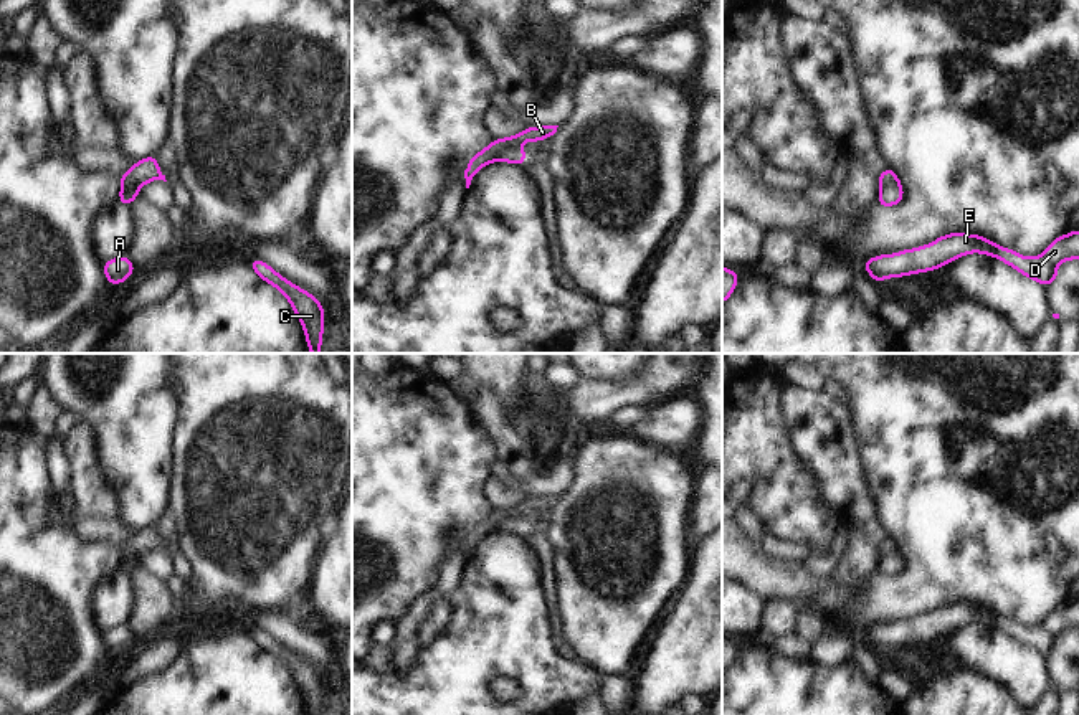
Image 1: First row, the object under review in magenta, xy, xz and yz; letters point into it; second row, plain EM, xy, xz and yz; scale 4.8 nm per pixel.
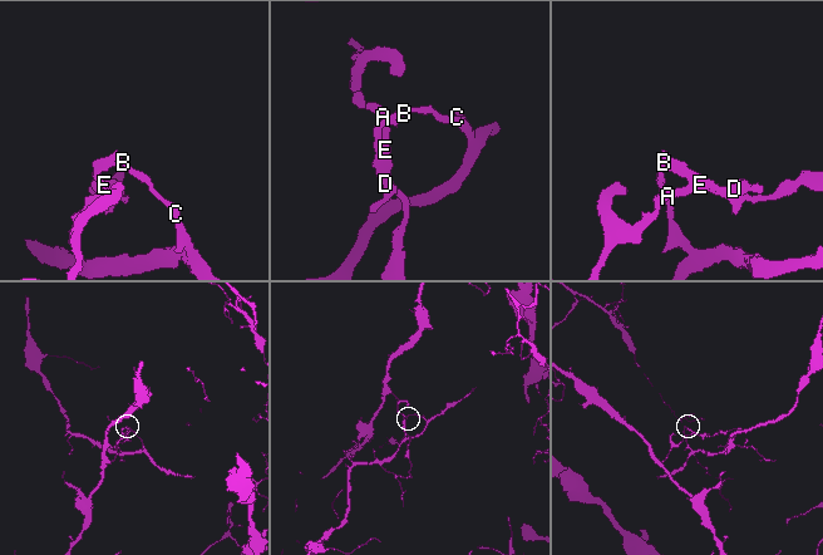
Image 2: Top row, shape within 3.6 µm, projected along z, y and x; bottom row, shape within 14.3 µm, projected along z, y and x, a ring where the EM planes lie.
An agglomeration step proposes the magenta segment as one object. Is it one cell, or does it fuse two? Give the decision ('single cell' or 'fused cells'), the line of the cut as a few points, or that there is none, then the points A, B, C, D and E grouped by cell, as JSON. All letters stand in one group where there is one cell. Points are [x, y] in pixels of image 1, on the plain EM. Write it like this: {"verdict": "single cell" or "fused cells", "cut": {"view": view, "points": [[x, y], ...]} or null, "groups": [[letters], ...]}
{"verdict": "fused cells", "cut": {"view": "xz", "points": [[519, 517], [493, 512], [488, 525], [476, 525], [468, 535]]}, "groups": [["A", "D", "E"], ["B", "C"]]}

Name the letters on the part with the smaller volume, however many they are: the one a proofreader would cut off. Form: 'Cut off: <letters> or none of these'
Cut off: B, C

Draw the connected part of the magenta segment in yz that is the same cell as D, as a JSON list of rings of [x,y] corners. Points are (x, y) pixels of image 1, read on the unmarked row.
[[[1079,598],[1051,611],[1046,621],[1036,627],[1024,627],[1010,618],[995,614],[985,606],[958,601],[942,604],[934,613],[920,618],[869,627],[863,632],[863,639],[871,644],[874,652],[881,652],[887,647],[912,646],[944,637],[968,623],[993,626],[1024,647],[1031,647],[1049,657],[1058,647],[1059,632],[1079,629]]]

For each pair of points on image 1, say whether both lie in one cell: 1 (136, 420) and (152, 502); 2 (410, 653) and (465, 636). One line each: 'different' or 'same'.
1: same
2: different

